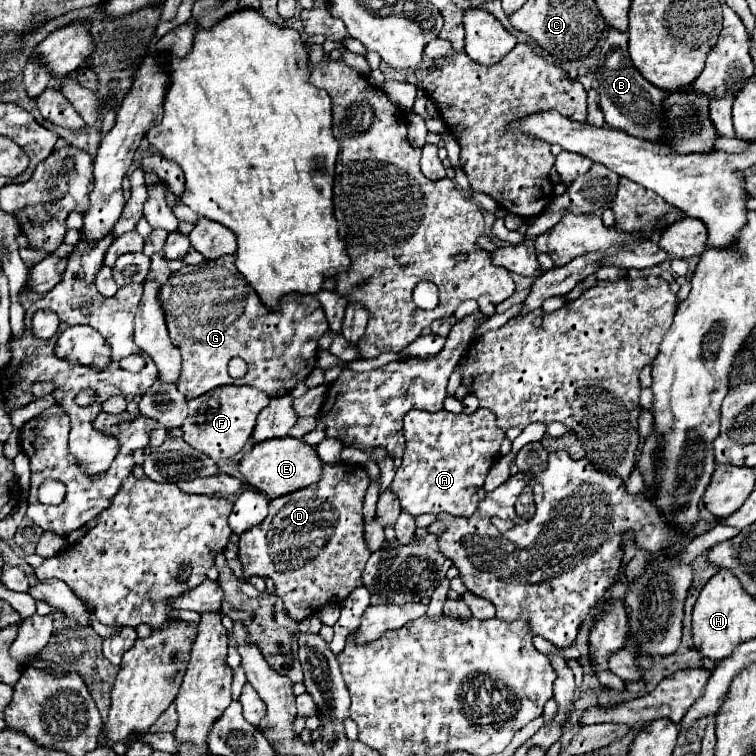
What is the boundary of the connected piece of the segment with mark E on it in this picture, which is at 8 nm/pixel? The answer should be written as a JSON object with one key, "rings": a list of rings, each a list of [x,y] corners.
{"rings":[[[281,437],[261,441],[261,445],[253,445],[239,461],[239,471],[251,487],[273,499],[317,483],[321,477],[321,465],[323,463],[311,445],[295,437]]]}

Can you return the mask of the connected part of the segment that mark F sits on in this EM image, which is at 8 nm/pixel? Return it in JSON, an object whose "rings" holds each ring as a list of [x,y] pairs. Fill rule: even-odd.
{"rings":[[[223,385],[221,389],[211,389],[201,397],[189,401],[189,417],[183,423],[183,439],[197,451],[209,455],[213,461],[233,457],[251,437],[255,427],[255,417],[269,403],[269,397],[253,387]]]}

